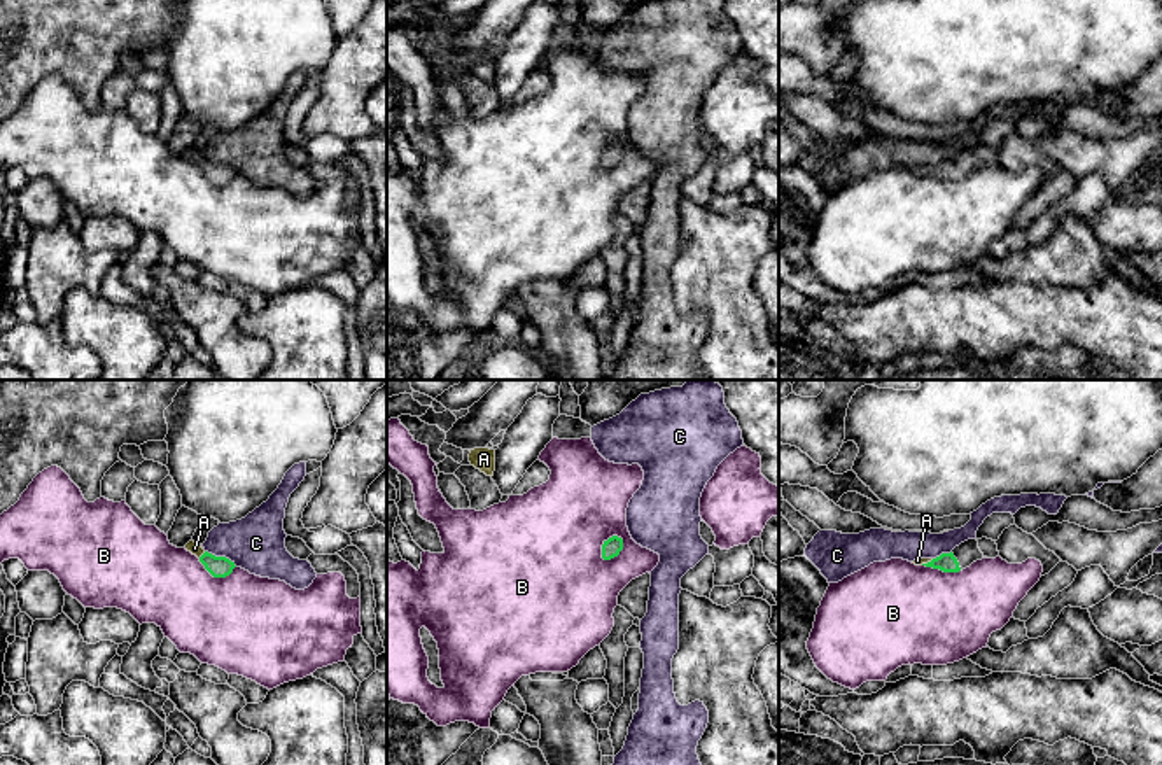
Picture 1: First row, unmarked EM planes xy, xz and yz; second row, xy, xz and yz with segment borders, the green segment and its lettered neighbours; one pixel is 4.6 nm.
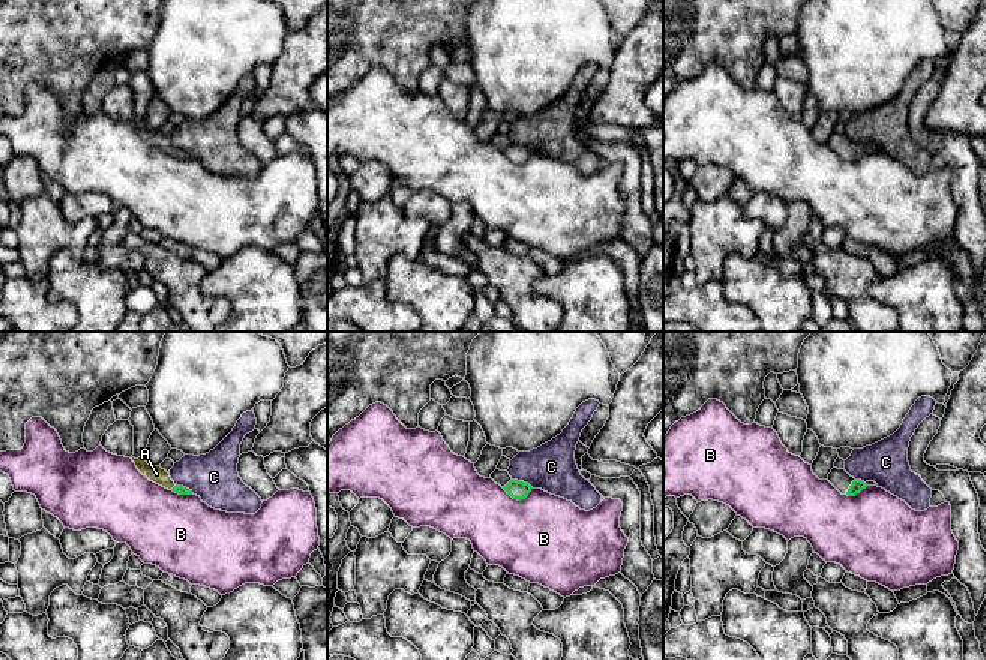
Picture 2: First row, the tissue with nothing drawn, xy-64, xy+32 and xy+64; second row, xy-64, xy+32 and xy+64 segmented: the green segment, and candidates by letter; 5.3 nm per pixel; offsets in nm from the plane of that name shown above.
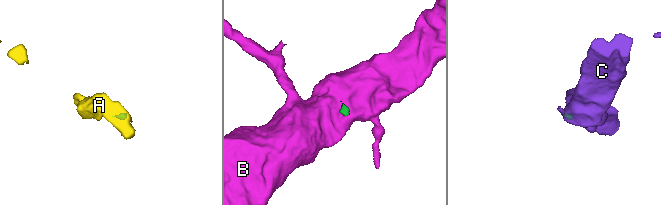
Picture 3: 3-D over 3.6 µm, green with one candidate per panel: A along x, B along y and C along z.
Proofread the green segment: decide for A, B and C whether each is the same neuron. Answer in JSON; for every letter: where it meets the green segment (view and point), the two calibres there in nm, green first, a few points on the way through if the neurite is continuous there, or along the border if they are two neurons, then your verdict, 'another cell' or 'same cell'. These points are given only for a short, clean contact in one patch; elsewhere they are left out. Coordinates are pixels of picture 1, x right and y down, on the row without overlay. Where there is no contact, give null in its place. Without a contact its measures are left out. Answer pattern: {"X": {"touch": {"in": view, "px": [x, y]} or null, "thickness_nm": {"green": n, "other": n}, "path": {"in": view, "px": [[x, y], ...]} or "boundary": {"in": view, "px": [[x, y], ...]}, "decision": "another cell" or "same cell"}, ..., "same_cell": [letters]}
{"A": {"touch": {"in": "xy", "px": [203, 161]}, "thickness_nm": {"green": 100, "other": 60}, "path": {"in": "xy", "px": [[217, 174], [203, 161], [195, 156]]}, "decision": "same cell"}, "B": {"touch": {"in": "xz", "px": [620, 158]}, "thickness_nm": {"green": 90, "other": 360}, "boundary": {"in": "xz", "px": [[620, 144], [620, 160], [604, 168]]}, "decision": "another cell"}, "C": {"touch": {"in": "xy", "px": [221, 165]}, "thickness_nm": {"green": 100, "other": 260}, "boundary": {"in": "xy", "px": [[205, 158], [224, 163], [237, 174]]}, "decision": "another cell"}, "same_cell": ["A"]}

